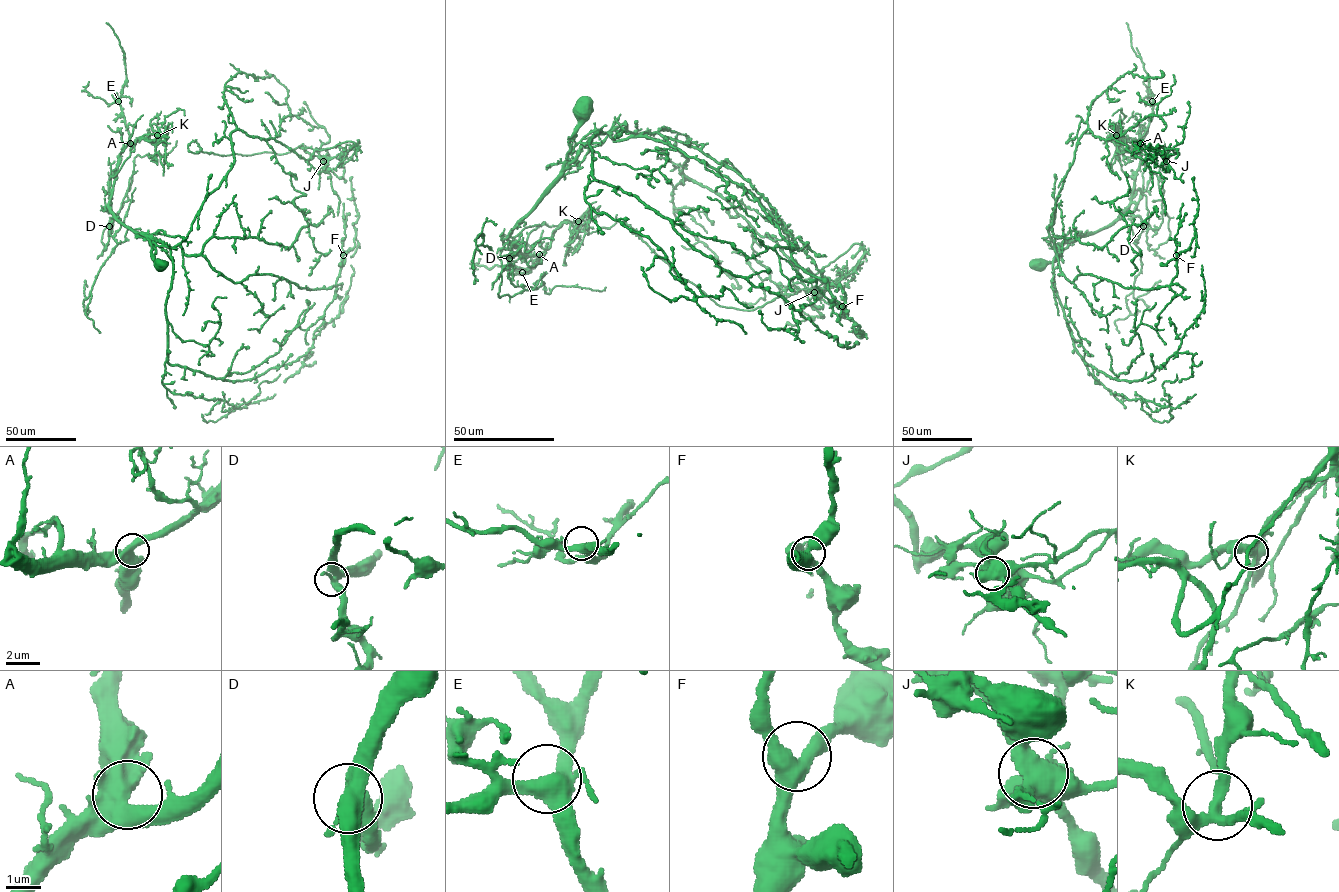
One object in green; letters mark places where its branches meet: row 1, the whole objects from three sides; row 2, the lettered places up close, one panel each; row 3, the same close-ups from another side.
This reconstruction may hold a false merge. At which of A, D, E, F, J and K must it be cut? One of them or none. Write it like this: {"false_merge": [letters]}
{"false_merge": ["J"]}

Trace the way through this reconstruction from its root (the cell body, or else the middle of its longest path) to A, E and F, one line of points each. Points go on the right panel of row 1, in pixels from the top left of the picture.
A: (1038, 263), (1054, 261), (1070, 242), (1106, 228), (1128, 205), (1140, 160), (1140, 143)
E: (1038, 263), (1054, 261), (1071, 241), (1106, 228), (1129, 204), (1140, 160), (1141, 140), (1152, 117), (1152, 101)
F: (1038, 263), (1054, 261), (1079, 237), (1055, 244), (1070, 282), (1092, 274), (1153, 289), (1170, 283), (1176, 255)

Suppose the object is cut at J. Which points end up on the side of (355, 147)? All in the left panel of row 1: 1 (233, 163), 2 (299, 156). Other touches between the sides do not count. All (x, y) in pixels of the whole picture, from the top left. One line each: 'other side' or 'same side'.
1: other side
2: other side

